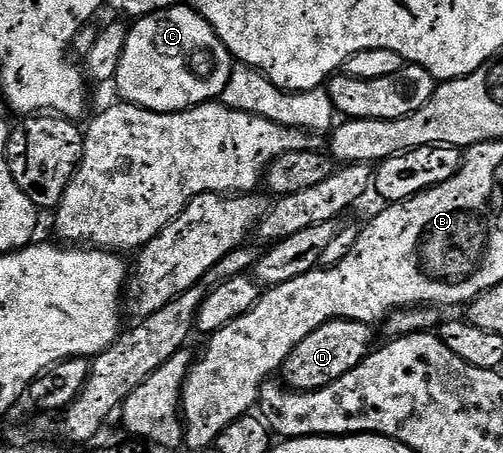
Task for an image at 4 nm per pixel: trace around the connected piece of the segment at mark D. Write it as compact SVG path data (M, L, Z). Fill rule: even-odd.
M333 320L308 334L292 354L282 364L280 369L281 379L287 388L296 392L314 392L317 388L326 388L332 382L344 378L364 358L369 356L375 347L375 329L369 324L359 320ZM283 376L283 377L282 377Z

